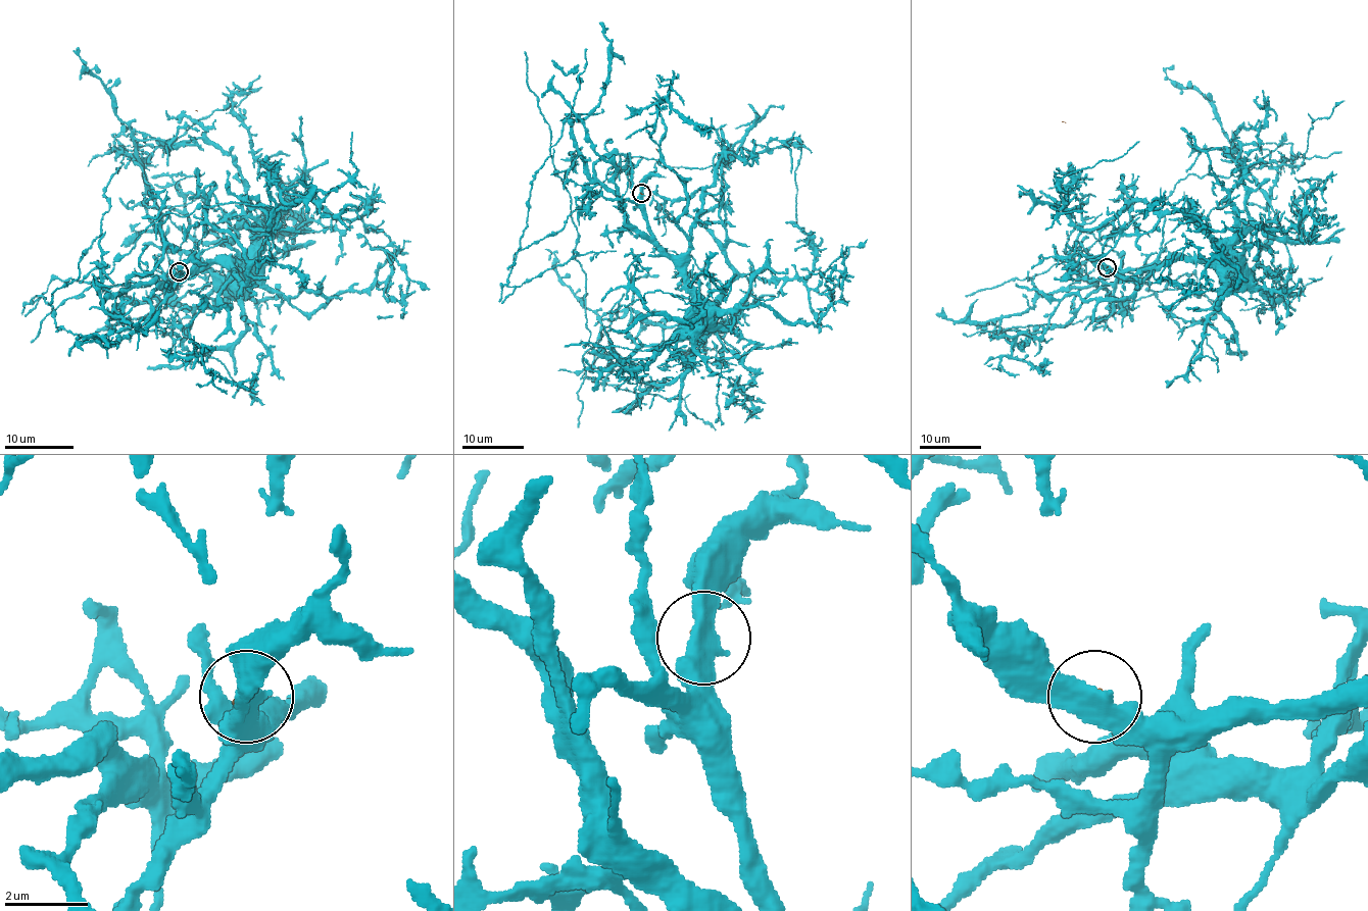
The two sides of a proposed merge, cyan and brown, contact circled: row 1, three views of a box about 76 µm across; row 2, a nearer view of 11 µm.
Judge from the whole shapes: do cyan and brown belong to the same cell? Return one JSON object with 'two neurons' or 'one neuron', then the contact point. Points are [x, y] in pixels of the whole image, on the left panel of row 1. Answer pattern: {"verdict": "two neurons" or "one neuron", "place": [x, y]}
{"verdict": "two neurons", "place": [179, 271]}

